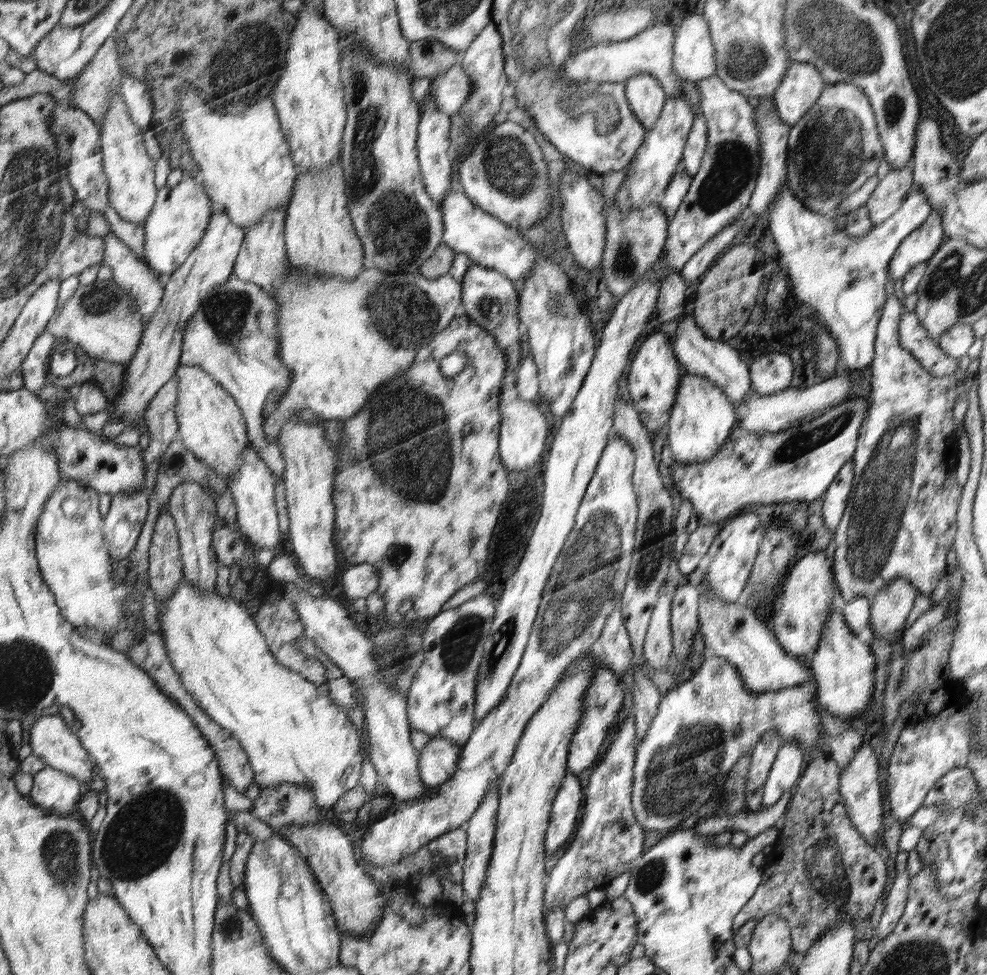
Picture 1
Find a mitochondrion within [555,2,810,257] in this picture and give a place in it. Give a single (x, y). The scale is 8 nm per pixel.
(732, 169)

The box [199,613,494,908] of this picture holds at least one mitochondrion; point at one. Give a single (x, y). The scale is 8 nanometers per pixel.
(398, 650)

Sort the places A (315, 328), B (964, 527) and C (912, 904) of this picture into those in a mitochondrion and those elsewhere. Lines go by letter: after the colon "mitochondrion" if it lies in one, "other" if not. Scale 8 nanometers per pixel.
A: other
B: other
C: other

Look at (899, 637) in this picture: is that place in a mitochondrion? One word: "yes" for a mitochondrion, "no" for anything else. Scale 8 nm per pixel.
no

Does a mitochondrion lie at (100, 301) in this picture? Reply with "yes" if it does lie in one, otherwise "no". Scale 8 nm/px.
yes

